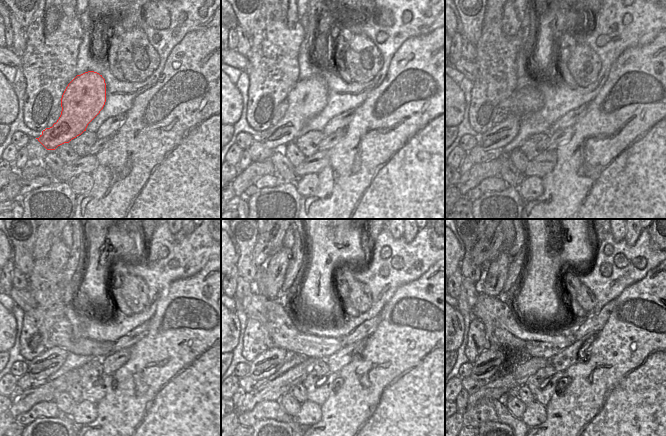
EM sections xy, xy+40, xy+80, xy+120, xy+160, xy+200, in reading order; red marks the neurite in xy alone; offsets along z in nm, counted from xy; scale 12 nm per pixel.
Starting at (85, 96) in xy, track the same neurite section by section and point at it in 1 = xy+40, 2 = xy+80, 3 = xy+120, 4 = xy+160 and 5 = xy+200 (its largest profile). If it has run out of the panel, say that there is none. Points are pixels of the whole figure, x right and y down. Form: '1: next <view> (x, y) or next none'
1: next xy+40 (308, 97)
2: next xy+80 (528, 96)
3: next xy+120 (42, 366)
4: next xy+160 (266, 364)
5: next xy+200 (488, 364)

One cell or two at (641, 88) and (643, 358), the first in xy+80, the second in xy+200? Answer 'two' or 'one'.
one

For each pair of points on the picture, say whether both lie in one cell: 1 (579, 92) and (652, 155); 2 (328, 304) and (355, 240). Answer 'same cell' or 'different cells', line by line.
1: different cells
2: same cell

